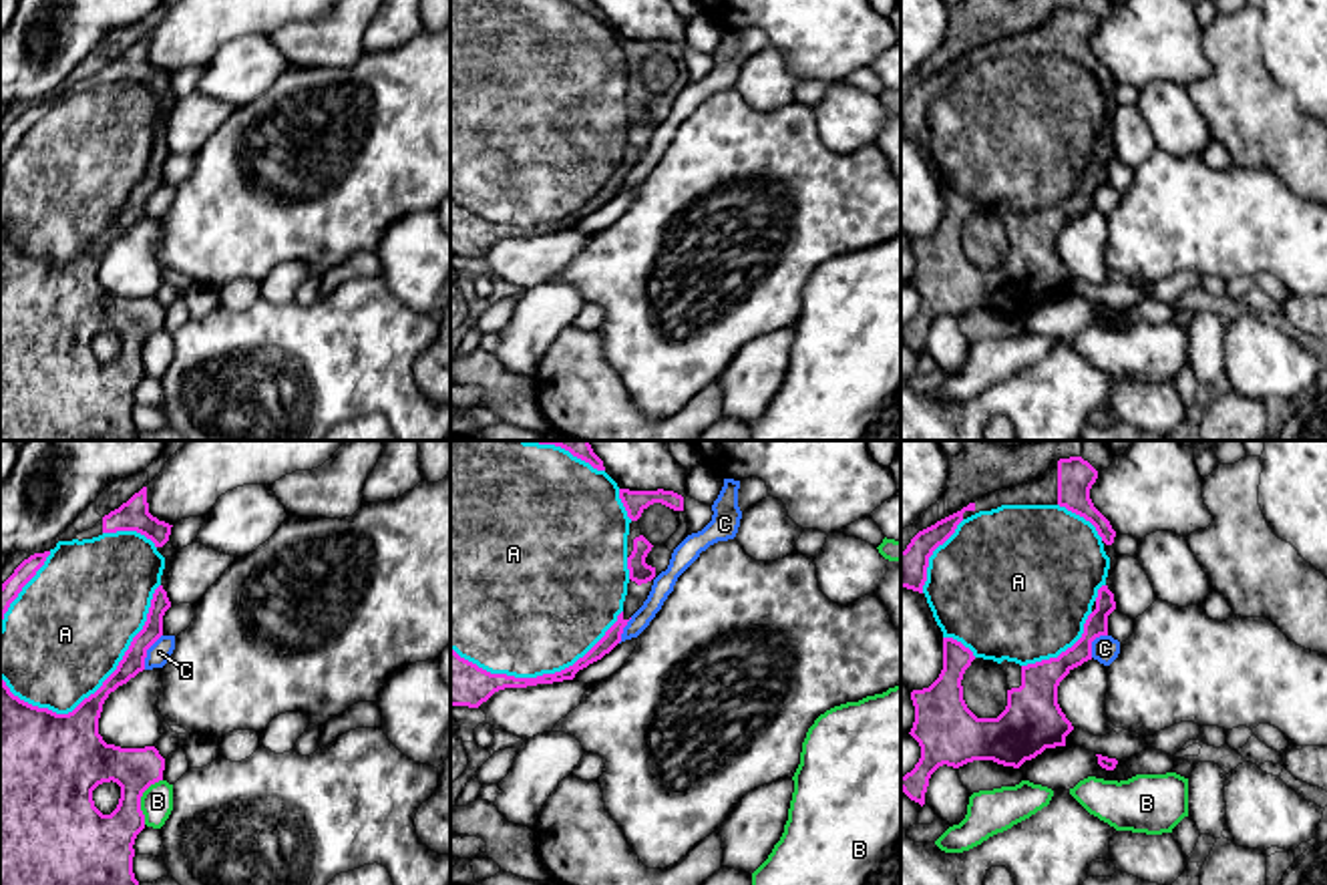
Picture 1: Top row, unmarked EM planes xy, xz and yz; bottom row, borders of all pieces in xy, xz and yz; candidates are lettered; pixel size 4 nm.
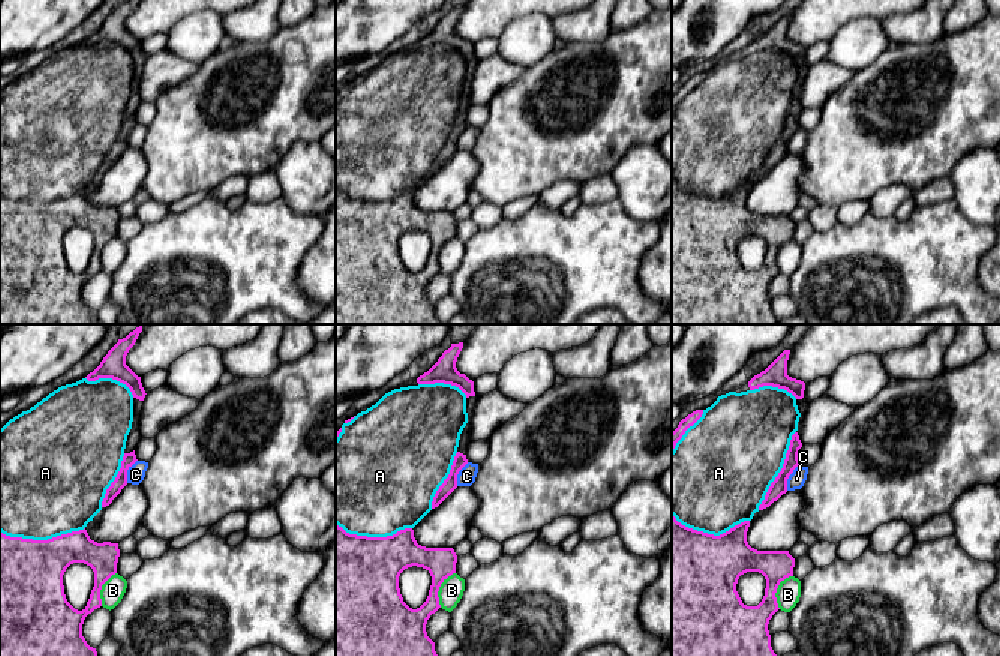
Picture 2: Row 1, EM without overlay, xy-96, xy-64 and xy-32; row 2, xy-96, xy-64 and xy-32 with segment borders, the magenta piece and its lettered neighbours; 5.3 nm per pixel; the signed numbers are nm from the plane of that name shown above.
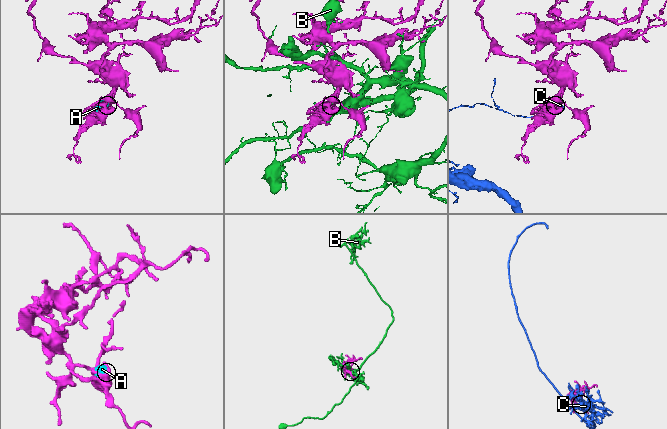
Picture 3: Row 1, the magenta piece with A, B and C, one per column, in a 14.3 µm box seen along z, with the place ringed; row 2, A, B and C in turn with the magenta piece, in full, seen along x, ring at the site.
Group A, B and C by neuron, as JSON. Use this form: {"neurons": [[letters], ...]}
{"neurons": [["A"], ["B"], ["C"]]}

